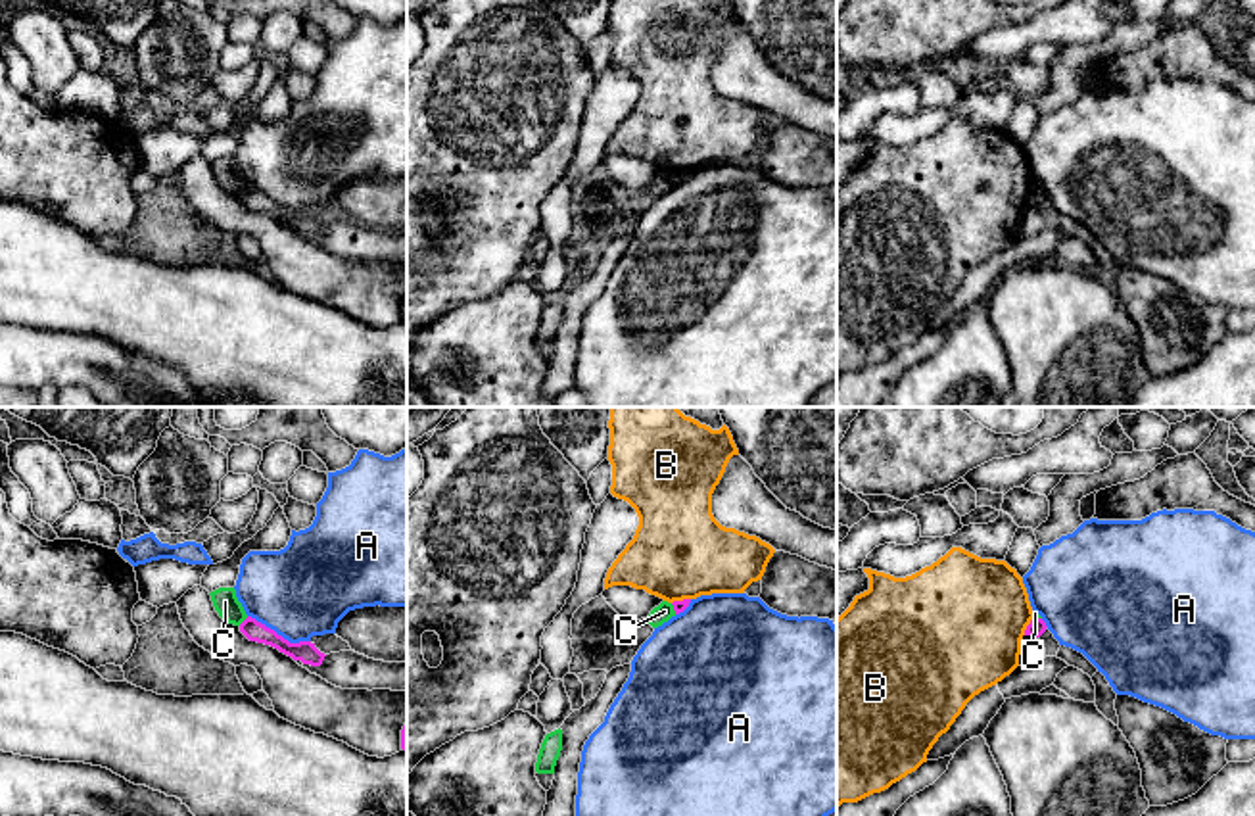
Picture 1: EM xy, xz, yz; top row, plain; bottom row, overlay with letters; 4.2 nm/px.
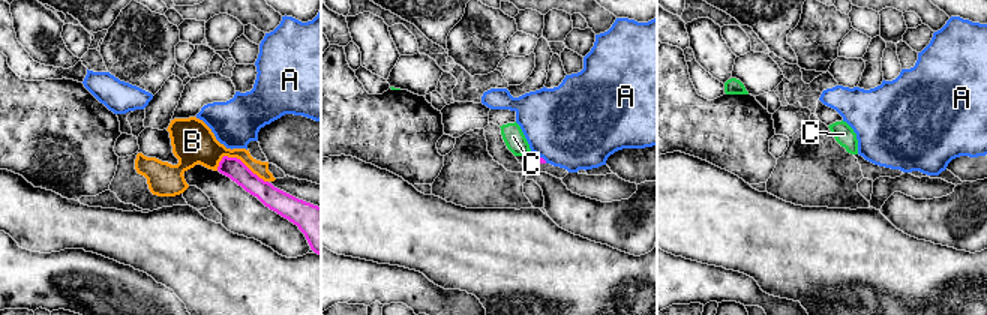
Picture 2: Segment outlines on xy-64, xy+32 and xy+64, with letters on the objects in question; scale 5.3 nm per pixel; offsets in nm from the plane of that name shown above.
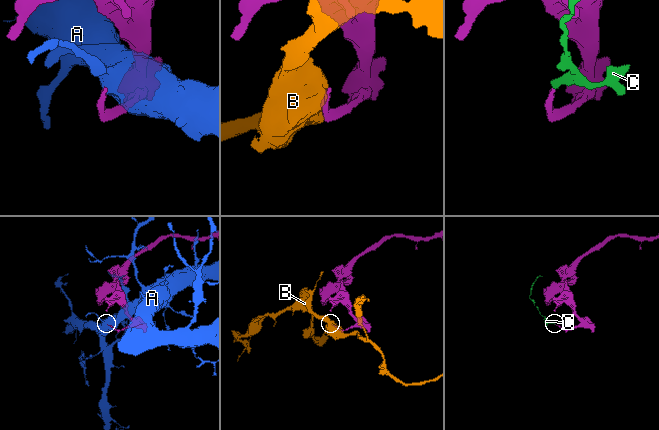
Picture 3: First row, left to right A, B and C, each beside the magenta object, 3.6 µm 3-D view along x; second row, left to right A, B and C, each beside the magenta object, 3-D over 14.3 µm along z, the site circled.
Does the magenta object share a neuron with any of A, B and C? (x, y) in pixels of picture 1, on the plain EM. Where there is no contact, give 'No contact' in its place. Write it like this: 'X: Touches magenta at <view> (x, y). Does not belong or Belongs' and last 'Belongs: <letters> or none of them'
A: Touches magenta at xy (277, 204). Does not belong
B: Touches magenta at yz (1027, 196). Does not belong
C: Touches magenta at xy (244, 191). Does not belong
Belongs: none of them

